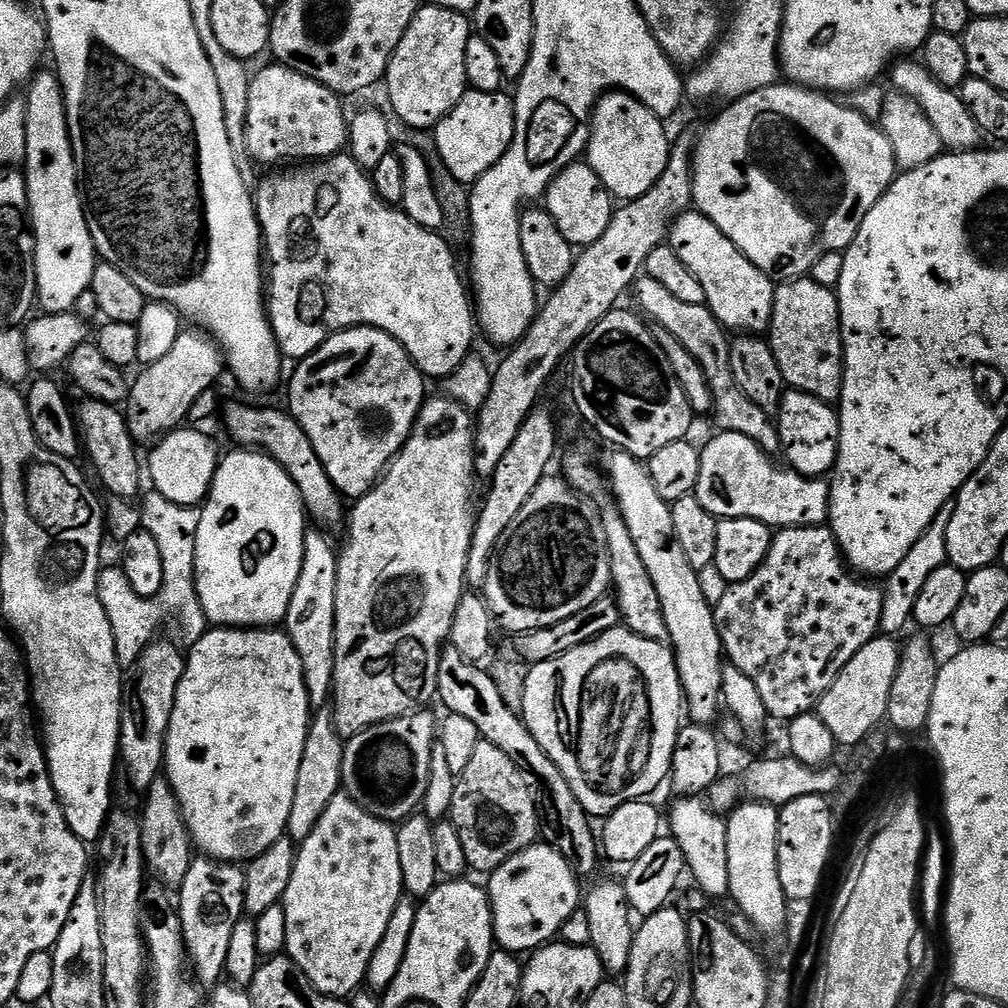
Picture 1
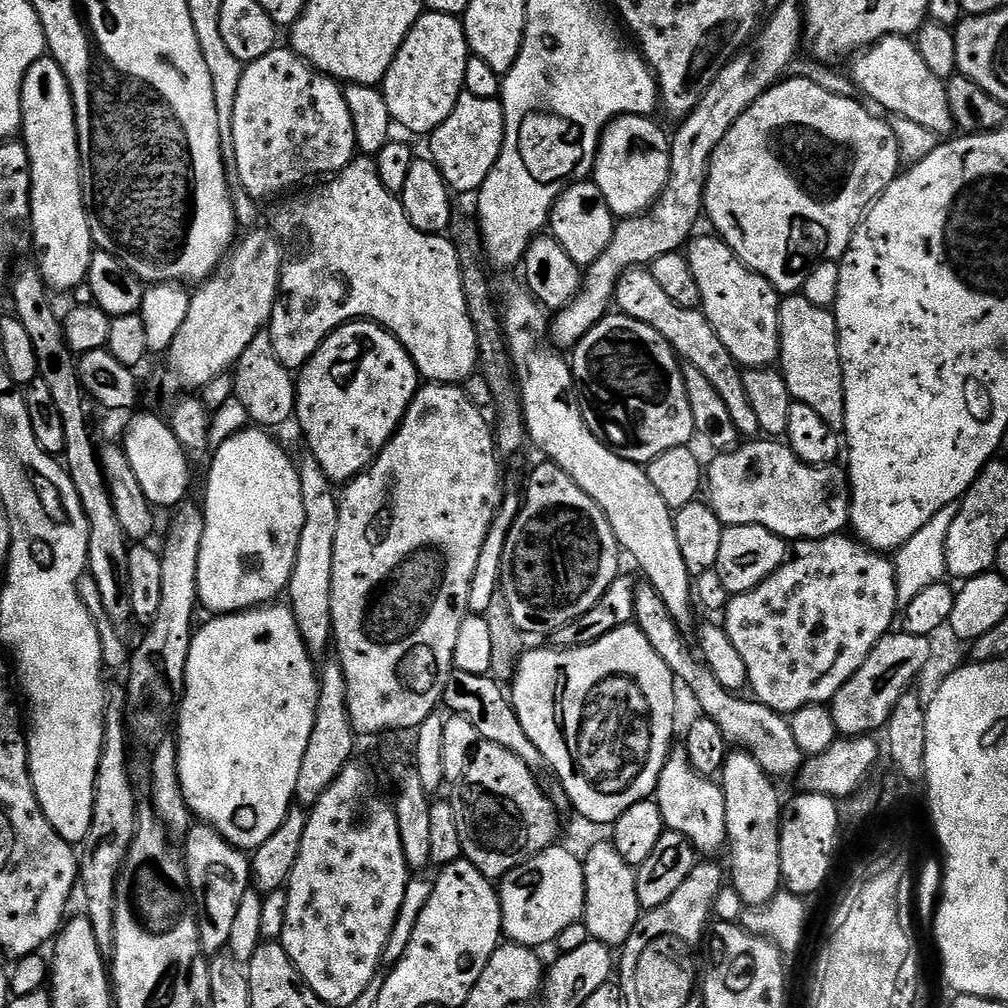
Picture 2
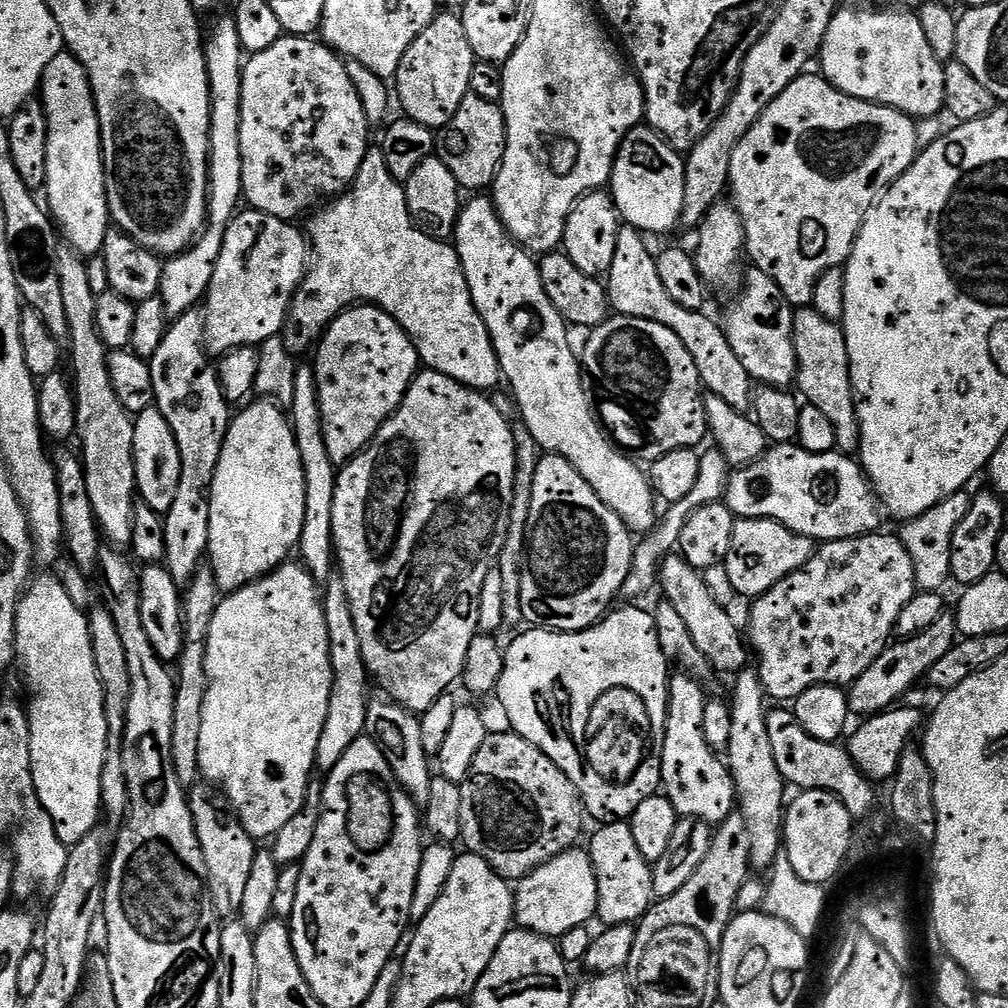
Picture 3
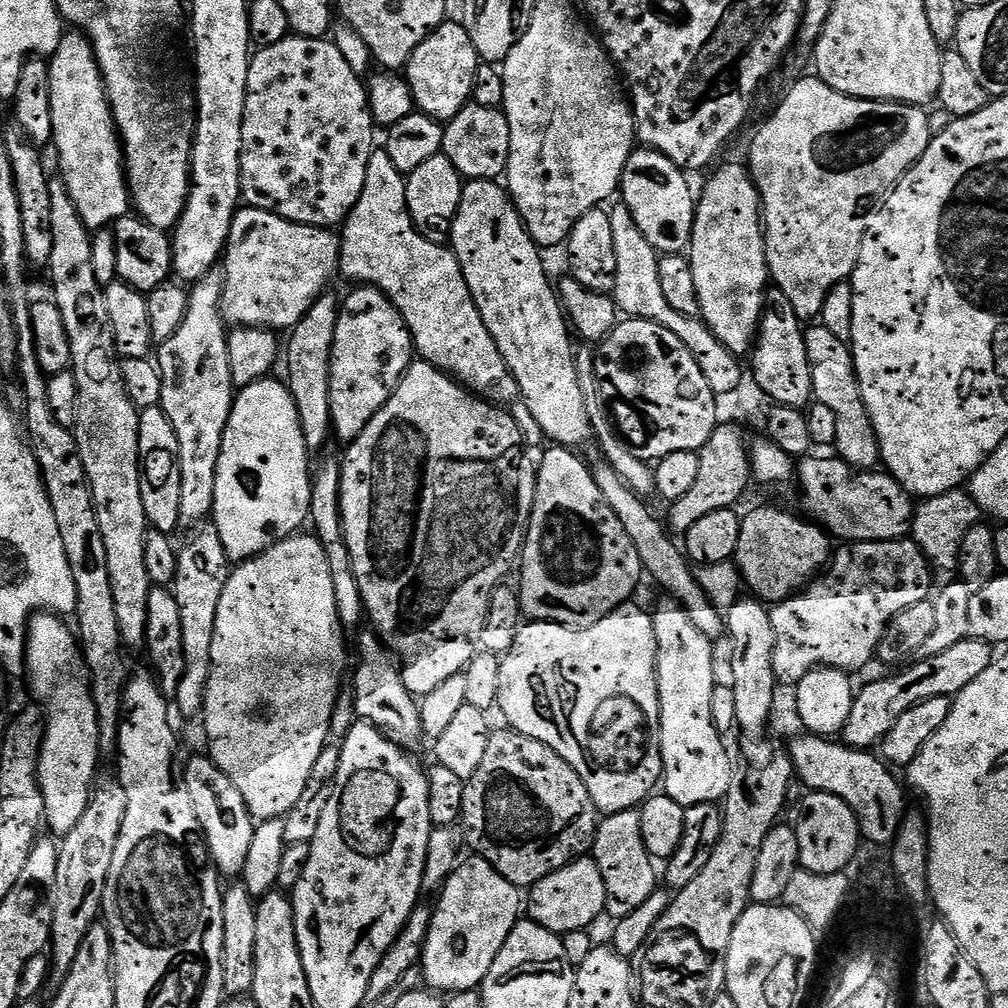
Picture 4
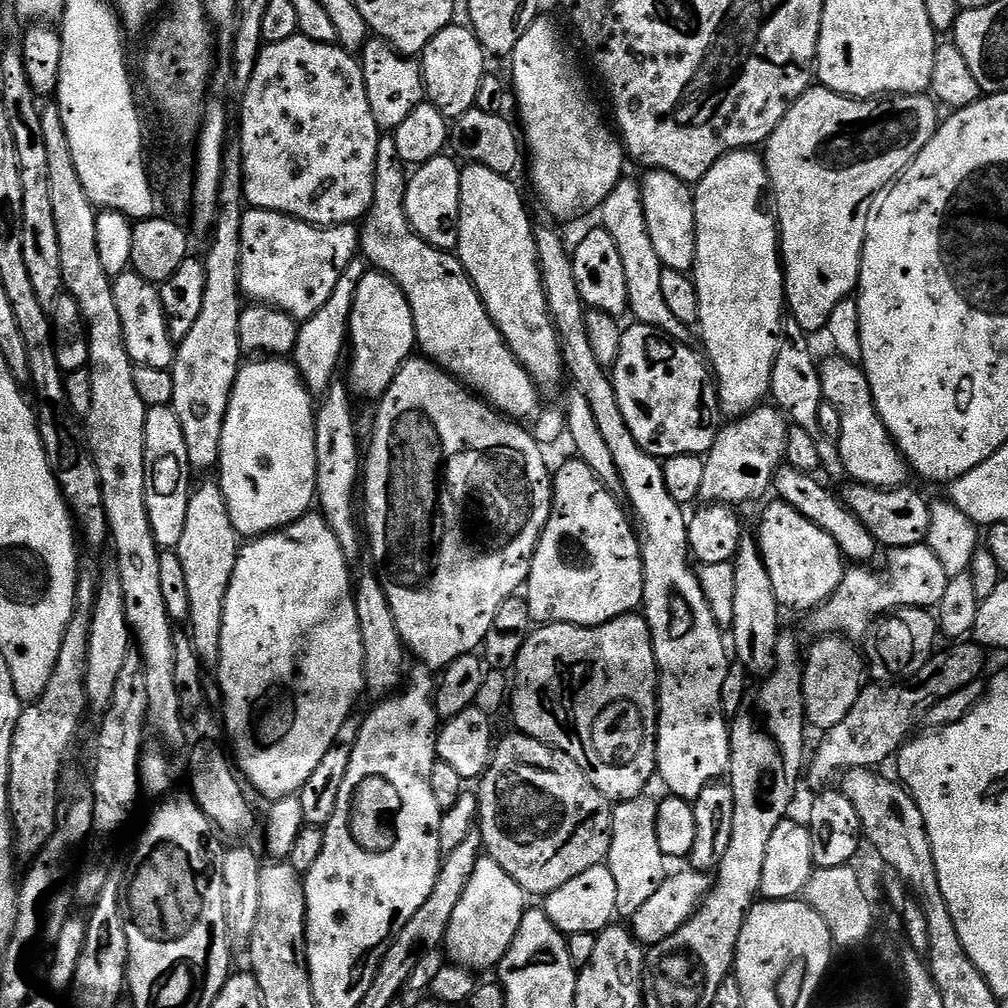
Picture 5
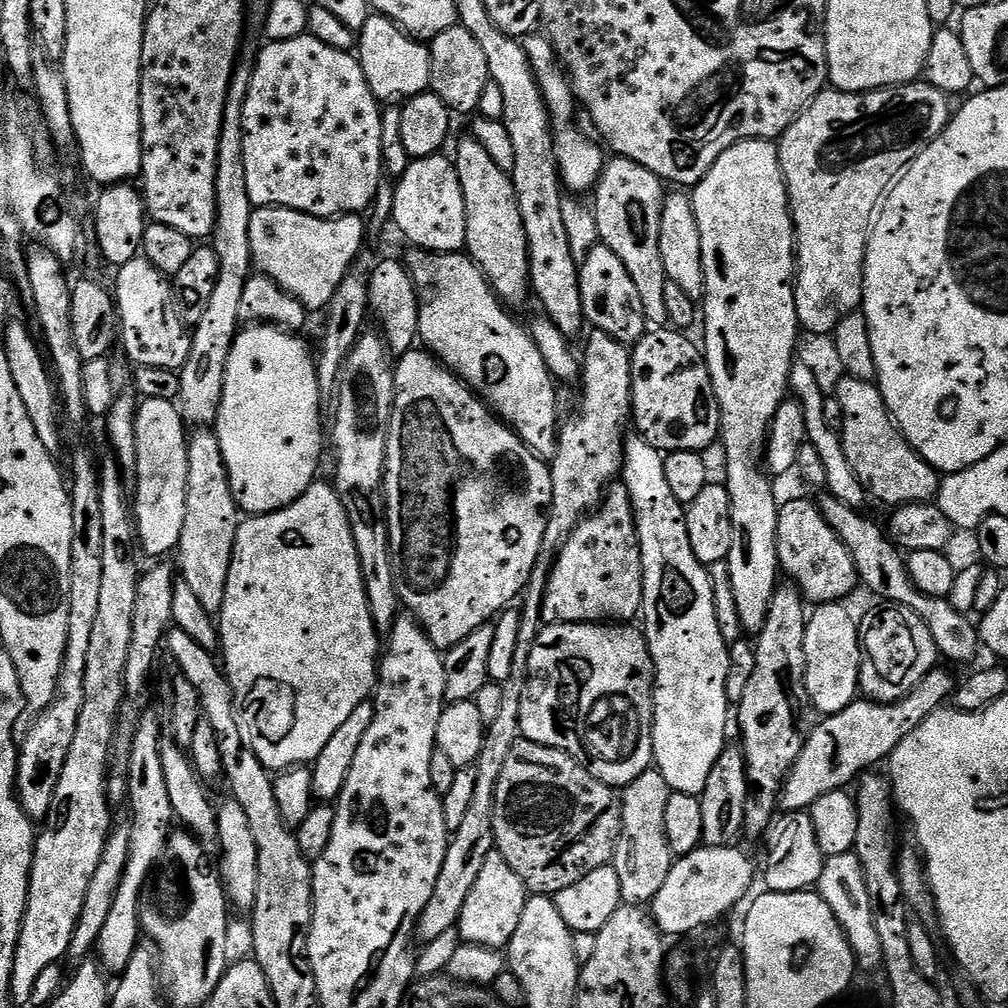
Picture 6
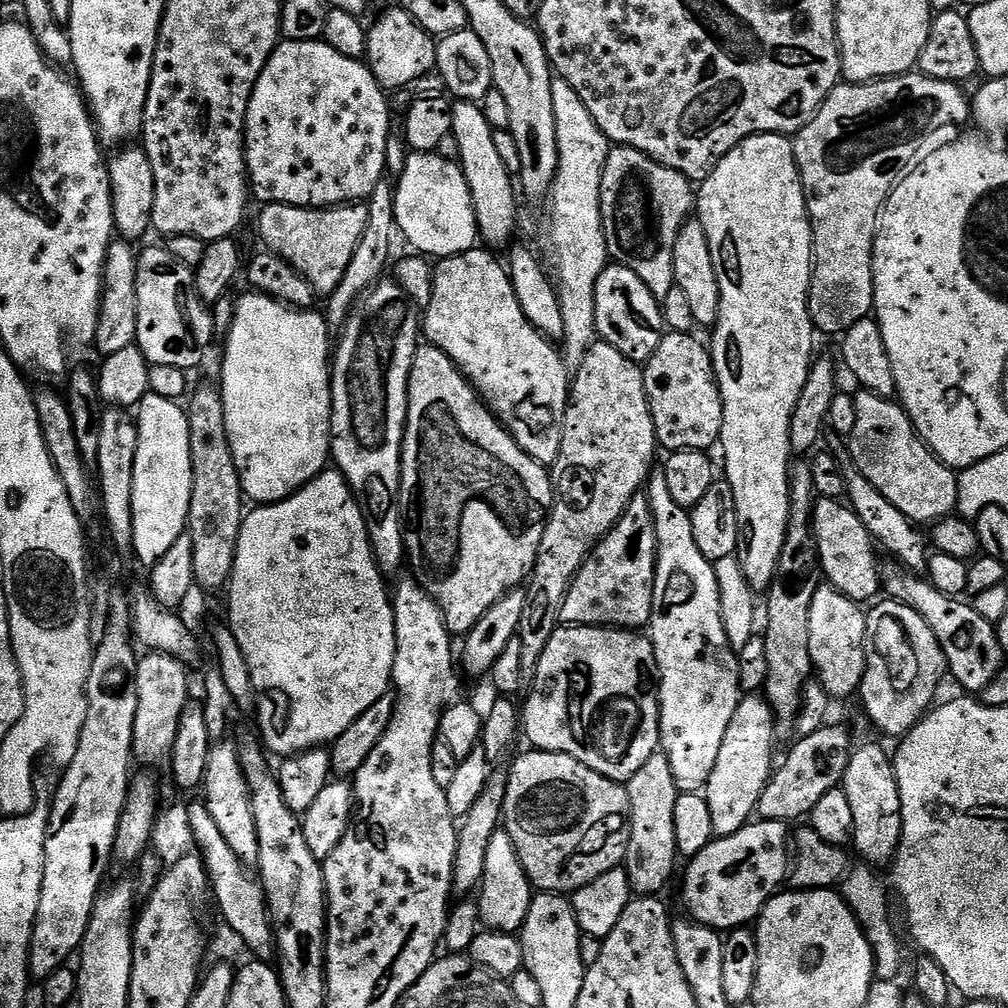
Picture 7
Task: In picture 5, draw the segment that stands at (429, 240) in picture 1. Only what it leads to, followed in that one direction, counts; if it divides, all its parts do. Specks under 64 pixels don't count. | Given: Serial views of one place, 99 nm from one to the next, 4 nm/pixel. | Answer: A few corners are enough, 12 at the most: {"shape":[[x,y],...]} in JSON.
{"shape":[[381,135],[358,232],[406,294],[427,359],[497,412],[541,393],[459,256],[408,225],[409,179]]}

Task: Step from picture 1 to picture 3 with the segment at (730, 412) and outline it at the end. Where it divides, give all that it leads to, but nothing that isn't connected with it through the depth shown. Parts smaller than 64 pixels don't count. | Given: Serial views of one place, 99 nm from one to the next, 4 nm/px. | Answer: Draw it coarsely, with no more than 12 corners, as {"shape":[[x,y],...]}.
{"shape":[[620,229],[606,274],[621,316],[682,338],[701,385],[736,412],[754,382],[723,327],[662,287],[656,256]]}

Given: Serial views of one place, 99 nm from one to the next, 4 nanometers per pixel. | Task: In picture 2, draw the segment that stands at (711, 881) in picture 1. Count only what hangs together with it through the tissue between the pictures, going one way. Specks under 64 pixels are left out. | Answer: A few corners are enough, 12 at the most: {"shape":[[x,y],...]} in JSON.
{"shape":[[673,747],[654,799],[697,853],[728,844],[726,798]]}

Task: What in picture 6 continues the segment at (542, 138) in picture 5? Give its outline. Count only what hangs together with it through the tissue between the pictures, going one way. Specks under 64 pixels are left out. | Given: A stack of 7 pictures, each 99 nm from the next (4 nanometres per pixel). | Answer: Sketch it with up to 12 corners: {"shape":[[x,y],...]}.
{"shape":[[543,34],[523,46],[555,129],[563,187],[591,193],[605,149],[571,120],[572,85]]}

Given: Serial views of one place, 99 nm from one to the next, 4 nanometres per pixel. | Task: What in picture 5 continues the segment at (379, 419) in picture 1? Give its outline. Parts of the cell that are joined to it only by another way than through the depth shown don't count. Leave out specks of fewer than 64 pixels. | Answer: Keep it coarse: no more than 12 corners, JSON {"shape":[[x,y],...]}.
{"shape":[[365,271],[349,314],[346,380],[383,396],[417,347],[404,291]]}

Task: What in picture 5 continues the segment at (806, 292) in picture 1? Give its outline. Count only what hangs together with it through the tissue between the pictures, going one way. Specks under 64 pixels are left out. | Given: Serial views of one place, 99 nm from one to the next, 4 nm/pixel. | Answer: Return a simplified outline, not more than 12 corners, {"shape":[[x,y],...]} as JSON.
{"shape":[[860,364],[819,365],[849,481],[903,488],[910,465]]}

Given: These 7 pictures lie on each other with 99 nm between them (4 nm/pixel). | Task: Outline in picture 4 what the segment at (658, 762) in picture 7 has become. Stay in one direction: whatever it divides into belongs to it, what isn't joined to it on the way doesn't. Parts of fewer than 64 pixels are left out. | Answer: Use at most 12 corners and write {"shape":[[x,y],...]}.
{"shape":[[639,811],[604,816],[590,856],[606,912],[634,914],[657,891]]}

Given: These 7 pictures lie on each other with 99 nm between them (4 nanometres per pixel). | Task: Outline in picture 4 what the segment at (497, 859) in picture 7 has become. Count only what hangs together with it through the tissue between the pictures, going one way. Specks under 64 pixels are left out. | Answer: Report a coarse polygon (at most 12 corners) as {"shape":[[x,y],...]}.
{"shape":[[472,854],[424,943],[423,979],[479,989],[521,919],[521,889]]}

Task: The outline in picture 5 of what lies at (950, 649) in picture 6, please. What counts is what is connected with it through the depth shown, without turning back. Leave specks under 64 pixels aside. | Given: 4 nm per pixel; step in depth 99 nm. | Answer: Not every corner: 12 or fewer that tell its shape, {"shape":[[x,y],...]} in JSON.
{"shape":[[782,466],[775,495],[838,542],[871,565],[874,534],[815,475]]}

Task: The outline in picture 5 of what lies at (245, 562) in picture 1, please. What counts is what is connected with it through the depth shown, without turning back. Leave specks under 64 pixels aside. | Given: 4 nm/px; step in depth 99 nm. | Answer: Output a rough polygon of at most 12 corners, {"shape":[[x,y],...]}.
{"shape":[[292,362],[236,375],[218,483],[236,535],[316,499],[314,398]]}

